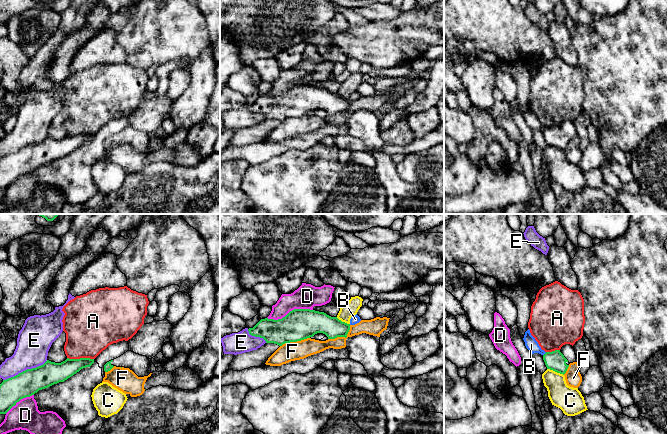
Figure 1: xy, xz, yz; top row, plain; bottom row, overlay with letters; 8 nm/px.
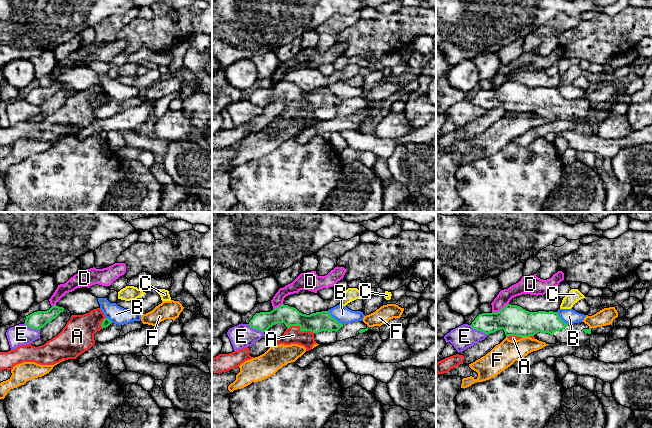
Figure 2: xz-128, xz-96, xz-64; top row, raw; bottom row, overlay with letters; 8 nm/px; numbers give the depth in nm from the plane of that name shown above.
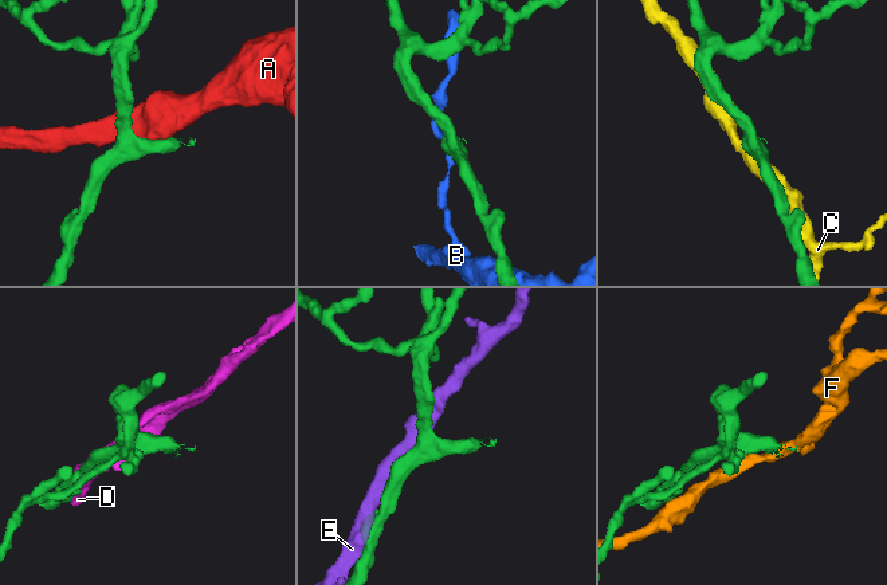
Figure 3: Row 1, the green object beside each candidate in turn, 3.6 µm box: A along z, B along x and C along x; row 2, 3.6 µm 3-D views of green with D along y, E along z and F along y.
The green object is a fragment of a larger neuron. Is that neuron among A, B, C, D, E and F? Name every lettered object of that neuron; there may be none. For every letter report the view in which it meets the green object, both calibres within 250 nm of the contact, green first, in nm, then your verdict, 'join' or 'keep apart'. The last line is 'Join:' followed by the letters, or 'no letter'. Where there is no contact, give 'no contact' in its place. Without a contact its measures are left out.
A: contact in xy; calibres 170 and 400 nm; keep apart
B: contact in yz; calibres 160 and 100 nm; keep apart
C: contact in yz; calibres 160 and 200 nm; keep apart
D: contact in xz; calibres 260 and 200 nm; keep apart
E: contact in xy; calibres 200 and 280 nm; keep apart
F: contact in xz; calibres 180 and 120 nm; keep apart
Join: no letter

